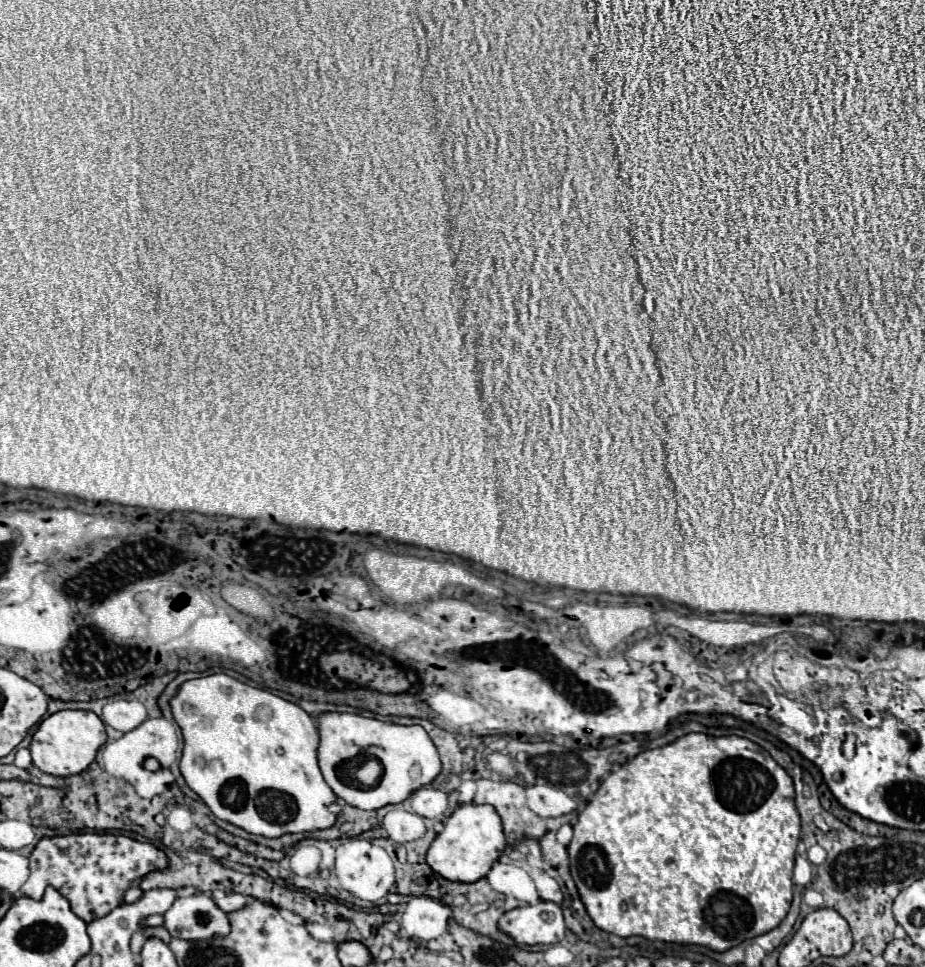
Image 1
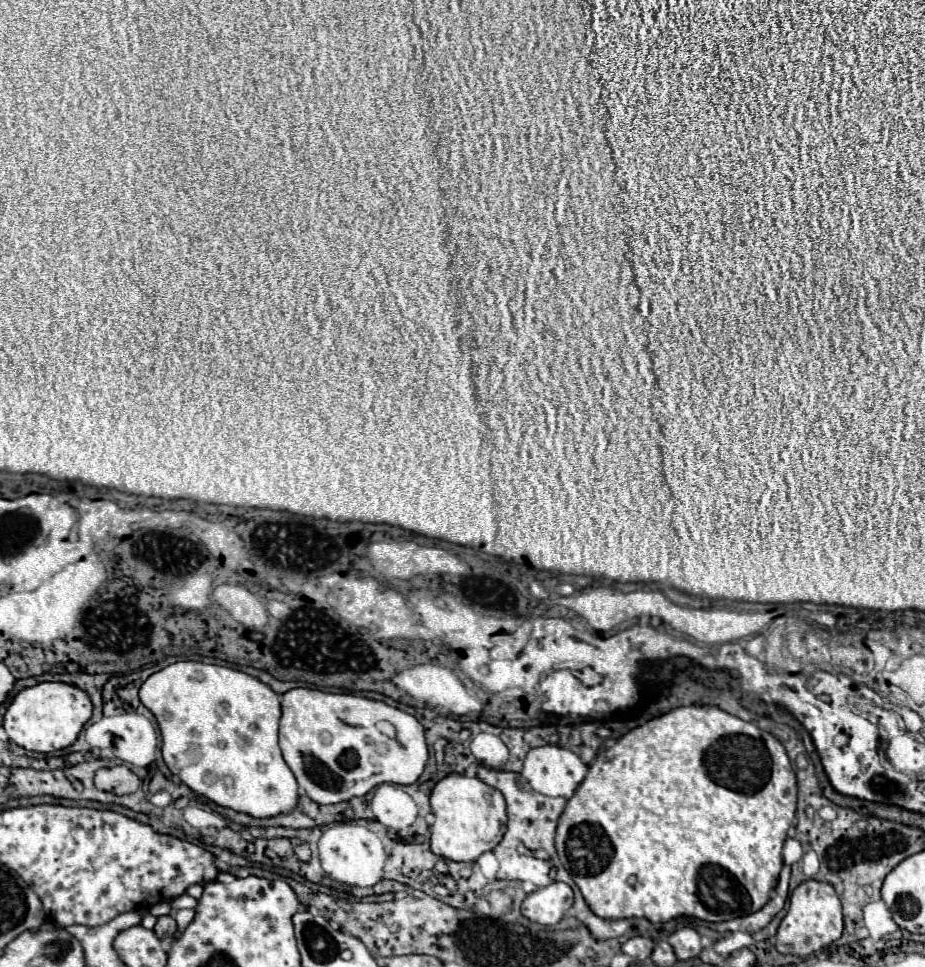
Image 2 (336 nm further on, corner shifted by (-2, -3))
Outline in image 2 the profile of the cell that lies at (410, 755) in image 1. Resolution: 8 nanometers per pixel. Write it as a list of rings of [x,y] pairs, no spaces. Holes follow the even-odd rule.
[[[290,689],[282,693],[282,715],[280,715],[280,731],[278,743],[284,755],[284,761],[292,769],[298,787],[312,801],[330,805],[348,801],[352,797],[362,797],[370,789],[382,783],[396,785],[414,785],[428,761],[428,747],[424,741],[424,727],[414,715],[408,715],[396,707],[386,705],[384,701],[374,701],[368,697],[356,697],[350,693],[326,693],[318,689]],[[378,721],[388,721],[396,727],[396,737],[390,739],[376,729]]]

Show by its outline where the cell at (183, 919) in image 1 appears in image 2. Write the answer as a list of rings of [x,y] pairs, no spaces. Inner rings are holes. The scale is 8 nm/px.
[[[158,917],[156,925],[154,925],[154,933],[158,939],[168,939],[174,935],[174,931],[176,931],[174,917]]]

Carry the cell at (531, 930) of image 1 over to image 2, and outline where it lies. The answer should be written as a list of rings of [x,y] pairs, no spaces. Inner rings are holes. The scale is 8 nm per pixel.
[[[550,883],[526,895],[522,915],[542,925],[556,925],[574,903],[574,893],[566,883]]]

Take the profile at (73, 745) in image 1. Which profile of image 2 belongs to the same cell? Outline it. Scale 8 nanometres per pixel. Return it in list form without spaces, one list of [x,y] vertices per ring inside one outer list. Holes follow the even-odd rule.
[[[50,681],[18,691],[4,713],[2,727],[12,743],[28,751],[54,753],[72,745],[90,717],[92,717],[92,701],[82,689],[78,689],[76,685]]]

